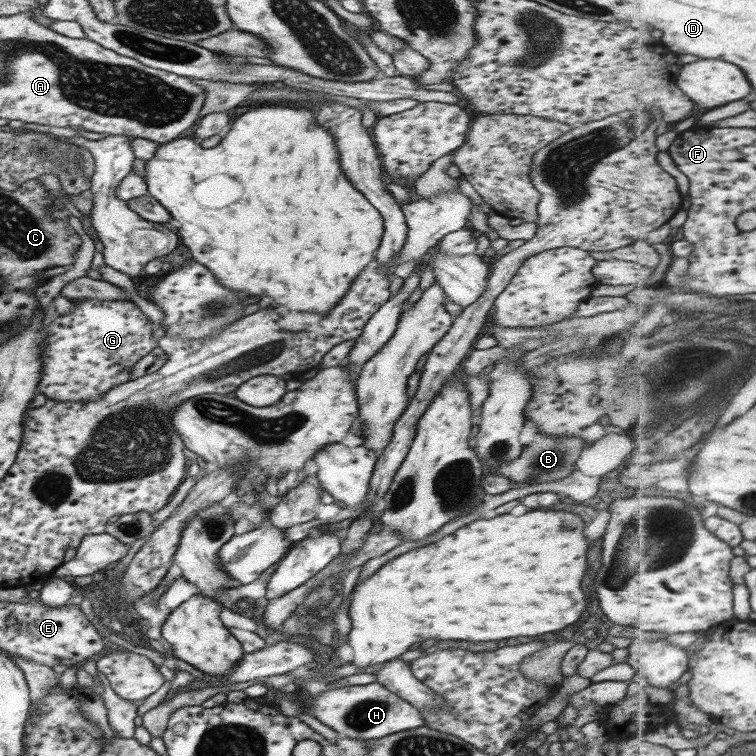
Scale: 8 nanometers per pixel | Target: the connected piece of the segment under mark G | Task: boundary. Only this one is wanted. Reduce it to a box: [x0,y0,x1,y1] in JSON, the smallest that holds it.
[36,299,157,402]

